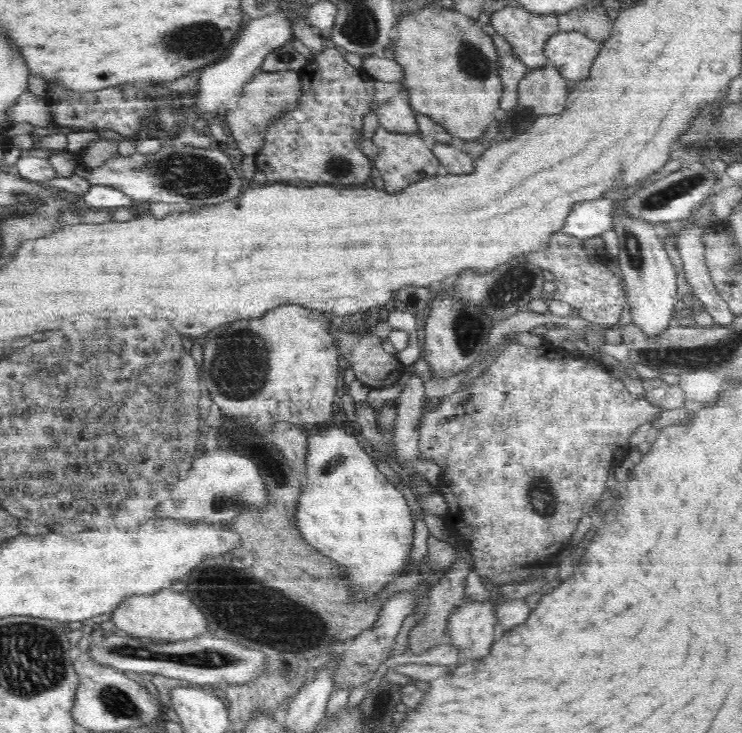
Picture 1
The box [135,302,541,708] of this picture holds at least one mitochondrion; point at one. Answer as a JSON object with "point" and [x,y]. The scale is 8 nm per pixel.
{"point":[288,625]}

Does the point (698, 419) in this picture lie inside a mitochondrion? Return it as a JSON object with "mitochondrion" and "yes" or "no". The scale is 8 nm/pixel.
{"mitochondrion":"no"}

